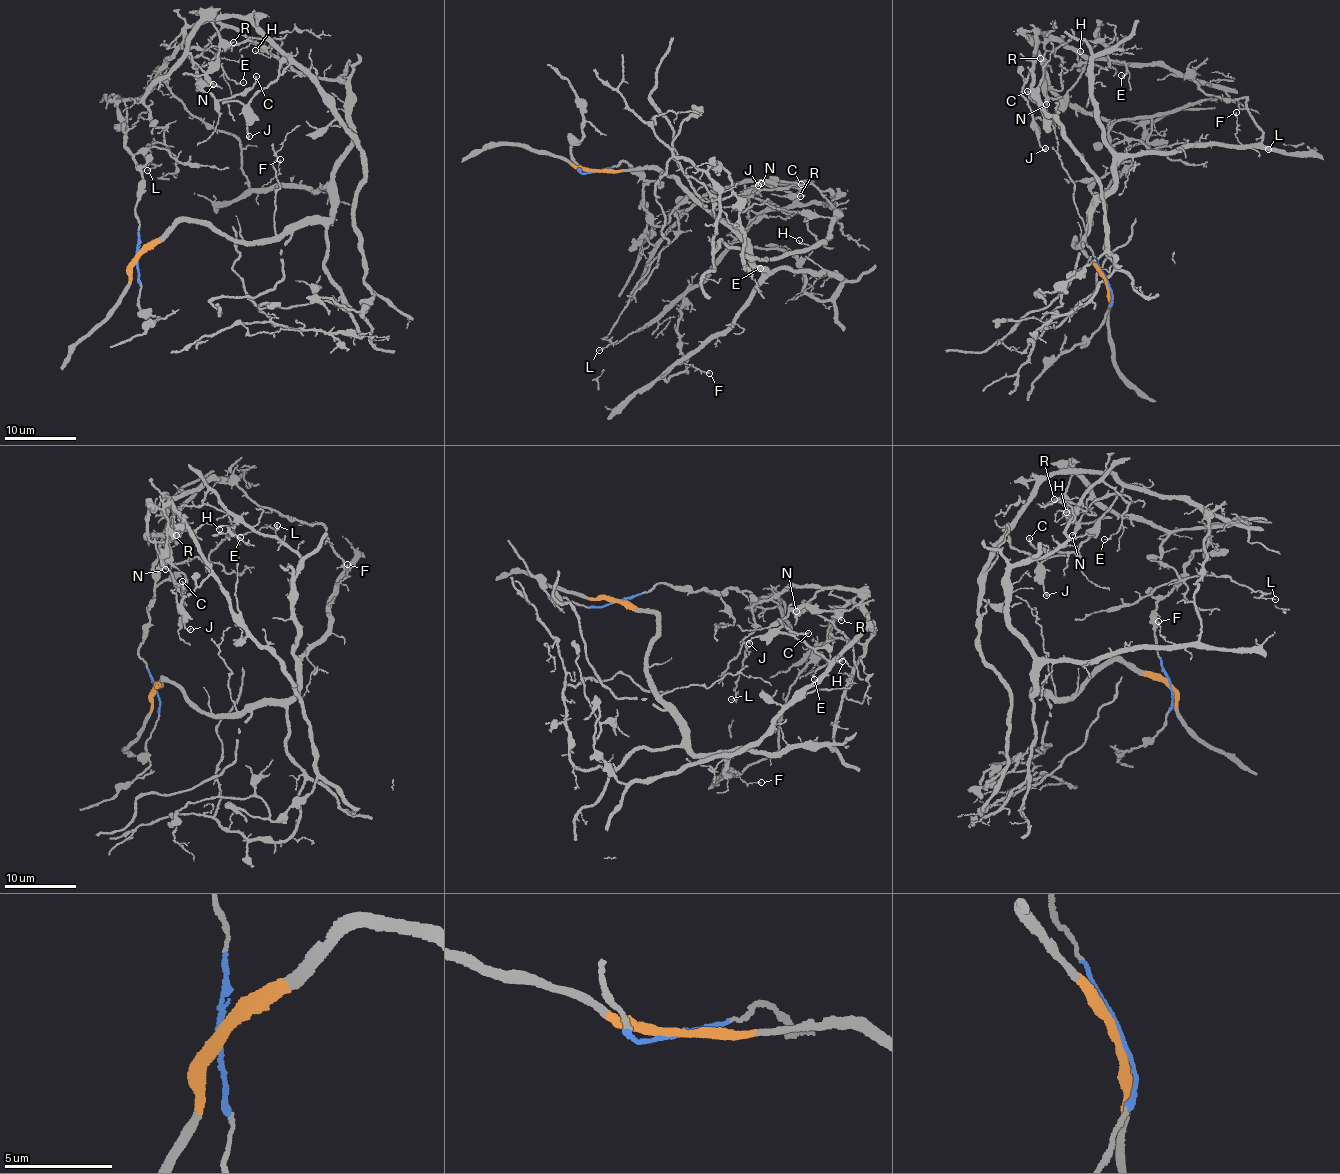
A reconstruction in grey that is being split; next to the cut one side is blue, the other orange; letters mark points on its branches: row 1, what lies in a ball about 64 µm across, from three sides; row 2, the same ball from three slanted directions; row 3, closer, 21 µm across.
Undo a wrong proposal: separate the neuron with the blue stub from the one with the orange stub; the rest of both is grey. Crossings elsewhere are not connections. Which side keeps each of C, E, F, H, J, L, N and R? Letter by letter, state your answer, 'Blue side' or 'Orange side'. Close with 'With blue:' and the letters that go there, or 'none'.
C: Blue side
E: Orange side
F: Orange side
H: Orange side
J: Blue side
L: Blue side
N: Blue side
R: Blue side
With blue: C, J, L, N, R

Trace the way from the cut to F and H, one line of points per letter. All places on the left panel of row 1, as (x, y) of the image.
F: (137, 256), (181, 221), (267, 244), (329, 218), (327, 188), (261, 188), (280, 159)
H: (137, 256), (181, 221), (267, 244), (331, 216), (349, 89), (255, 50)

